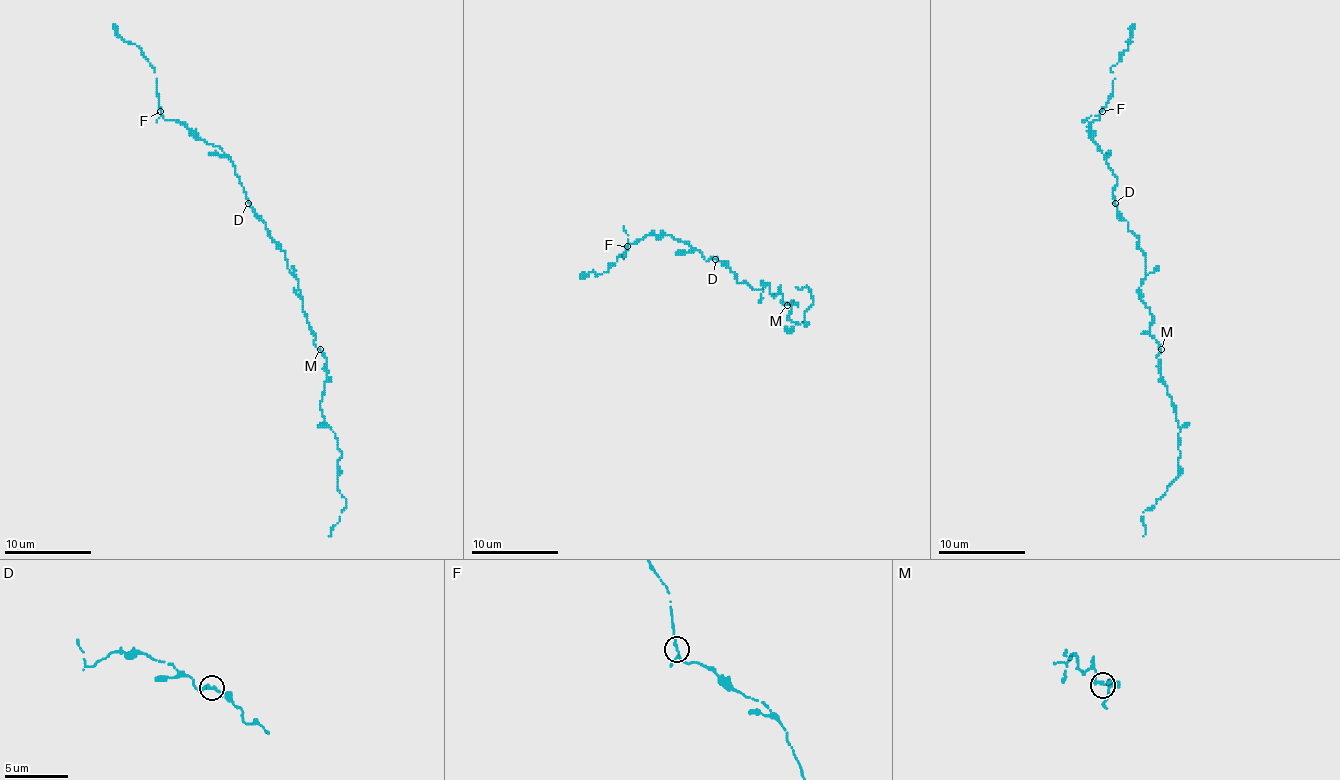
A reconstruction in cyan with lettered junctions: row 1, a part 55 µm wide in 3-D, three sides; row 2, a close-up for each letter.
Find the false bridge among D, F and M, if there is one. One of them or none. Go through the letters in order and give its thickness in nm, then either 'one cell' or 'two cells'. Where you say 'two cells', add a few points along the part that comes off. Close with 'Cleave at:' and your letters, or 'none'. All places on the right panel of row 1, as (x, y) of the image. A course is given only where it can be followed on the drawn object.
D: 240 nm | one cell
F: 240 nm | one cell
M: 220 nm | one cell
Cleave at: none

